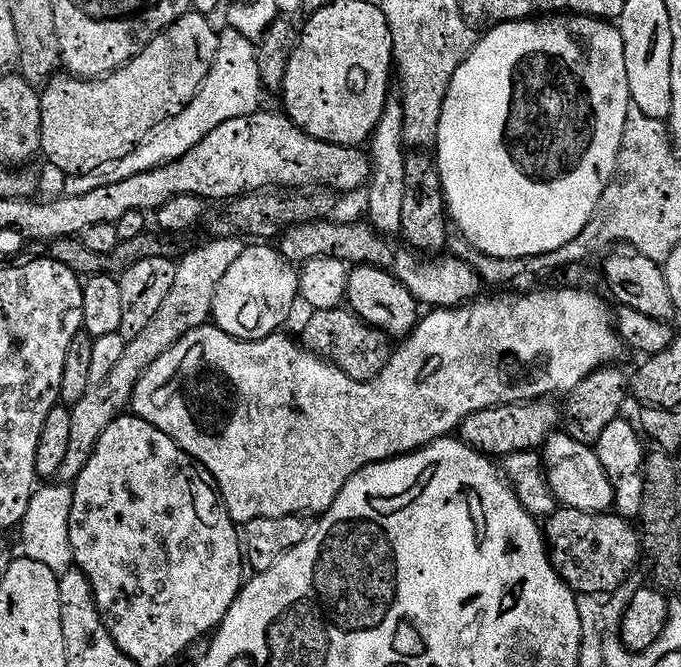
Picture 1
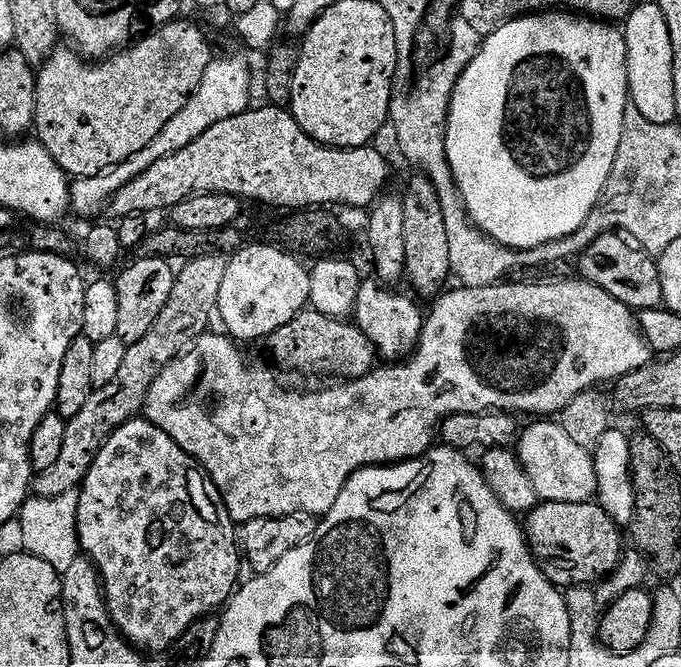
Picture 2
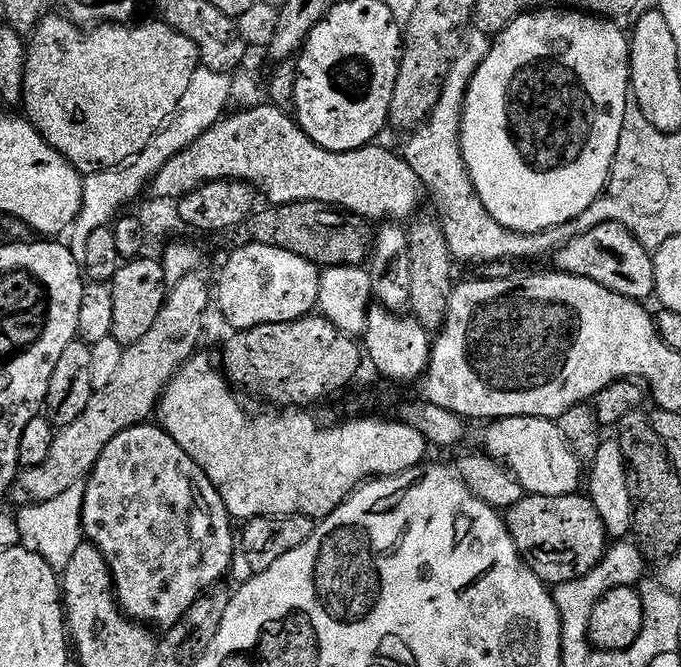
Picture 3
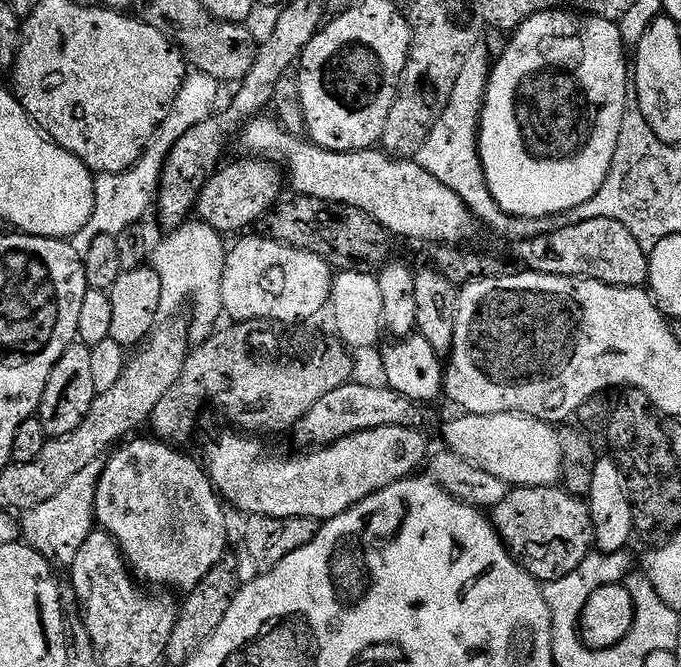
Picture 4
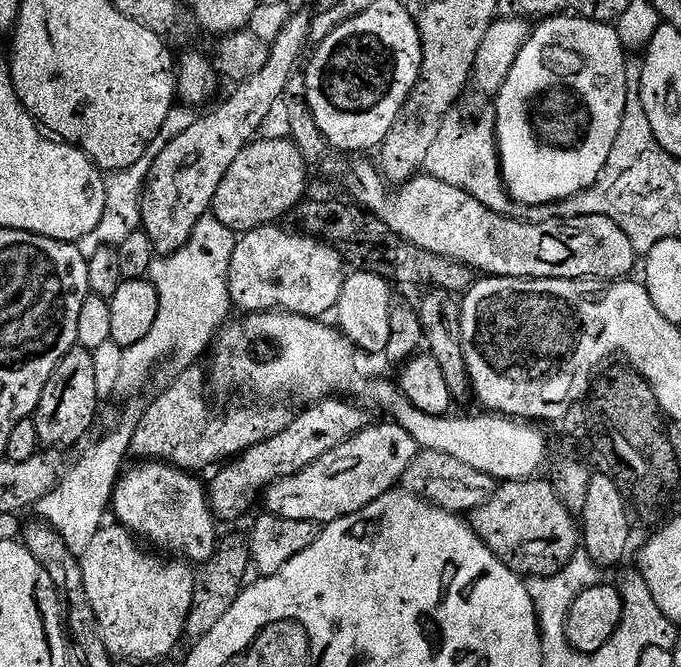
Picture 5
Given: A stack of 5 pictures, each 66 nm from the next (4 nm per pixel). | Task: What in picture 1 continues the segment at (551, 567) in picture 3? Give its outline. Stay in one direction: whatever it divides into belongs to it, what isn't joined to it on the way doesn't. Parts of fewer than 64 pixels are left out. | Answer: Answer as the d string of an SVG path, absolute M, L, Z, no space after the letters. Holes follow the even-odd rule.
M560 506L556 513L547 517L542 531L549 549L554 553L556 573L572 587L573 592L581 596L618 590L618 586L625 584L635 573L632 571L636 563L642 560L637 525L623 516Z

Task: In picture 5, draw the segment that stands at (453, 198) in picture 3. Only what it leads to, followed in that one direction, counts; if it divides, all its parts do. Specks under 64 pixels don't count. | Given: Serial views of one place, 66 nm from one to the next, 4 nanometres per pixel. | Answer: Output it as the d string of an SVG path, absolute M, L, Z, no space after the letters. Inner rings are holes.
M495 119L476 120L473 124L466 125L461 132L447 136L445 135L432 148L426 161L427 171L442 182L450 182L450 186L458 186L462 190L466 190L474 198L478 198L478 202L482 202L482 206L495 212L504 212L506 189L500 175Z

